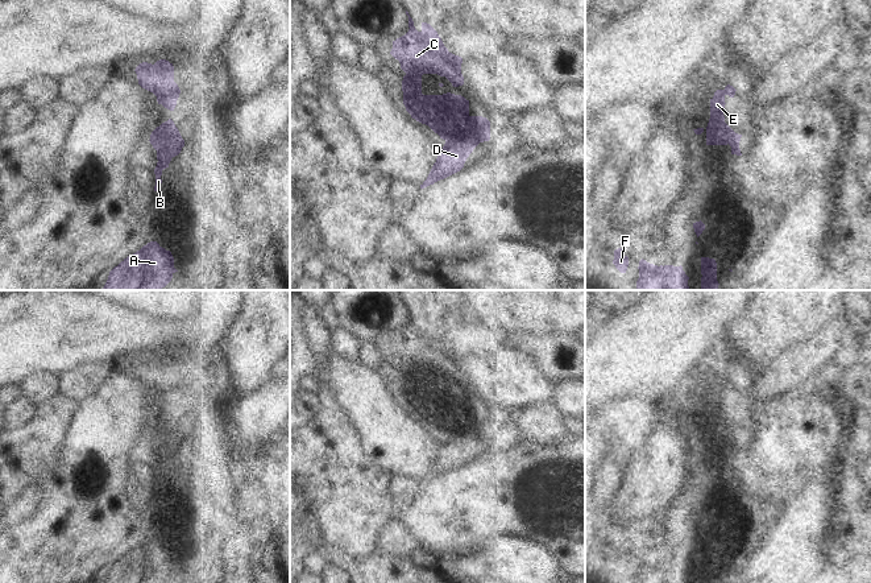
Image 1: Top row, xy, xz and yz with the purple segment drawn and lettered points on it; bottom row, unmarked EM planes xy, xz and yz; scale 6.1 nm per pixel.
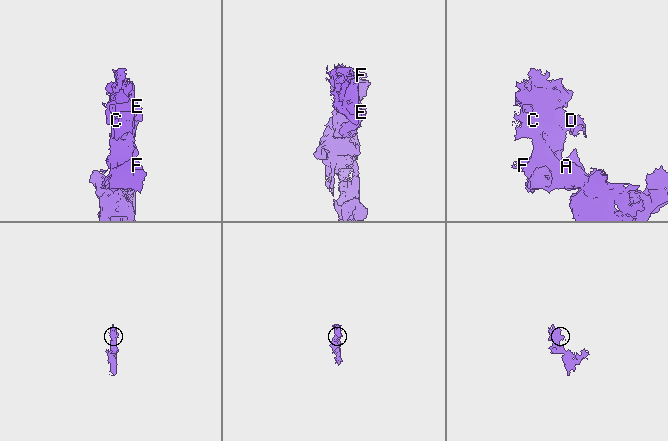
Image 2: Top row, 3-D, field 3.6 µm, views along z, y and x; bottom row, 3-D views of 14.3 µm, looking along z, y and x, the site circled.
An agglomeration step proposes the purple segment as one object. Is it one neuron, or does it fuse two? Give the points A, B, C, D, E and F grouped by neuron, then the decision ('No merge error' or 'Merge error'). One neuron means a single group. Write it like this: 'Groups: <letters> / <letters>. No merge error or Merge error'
Groups: A B C E F / D. Merge error.

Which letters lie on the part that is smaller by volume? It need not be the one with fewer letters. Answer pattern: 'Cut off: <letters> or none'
Cut off: D.

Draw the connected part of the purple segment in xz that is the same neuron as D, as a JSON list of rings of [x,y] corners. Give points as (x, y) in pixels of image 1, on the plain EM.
[[[445,435],[436,458],[434,459],[427,475],[420,480],[420,484],[460,467],[474,443],[474,441],[466,441],[465,438]]]

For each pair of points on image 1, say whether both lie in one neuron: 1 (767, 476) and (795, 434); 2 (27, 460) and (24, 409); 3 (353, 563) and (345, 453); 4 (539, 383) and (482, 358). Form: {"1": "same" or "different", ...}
{"1": "same", "2": "different", "3": "same", "4": "same"}

